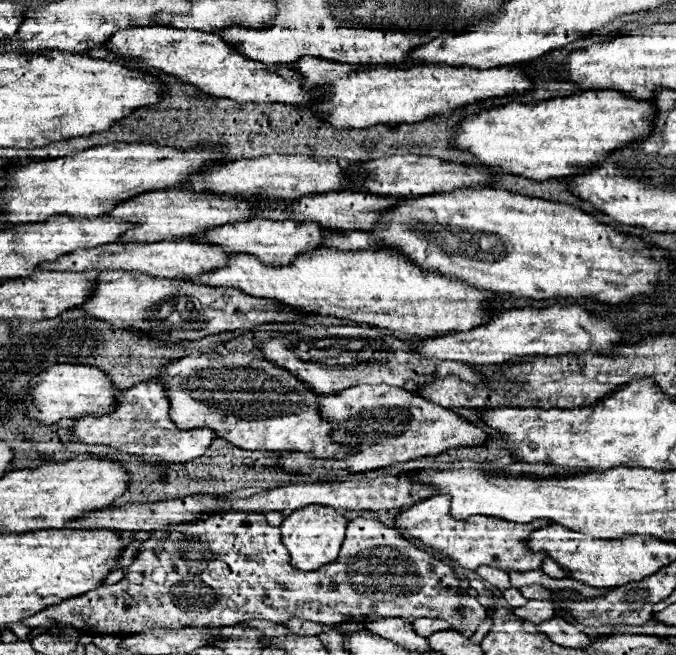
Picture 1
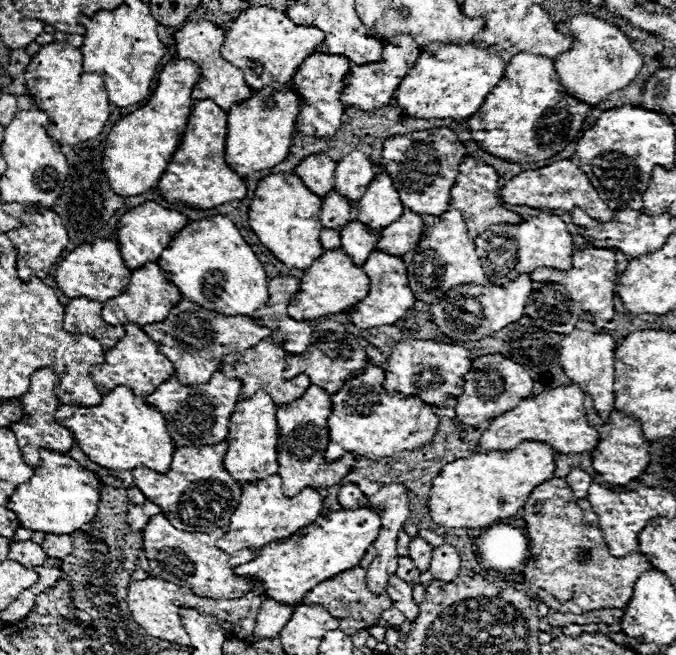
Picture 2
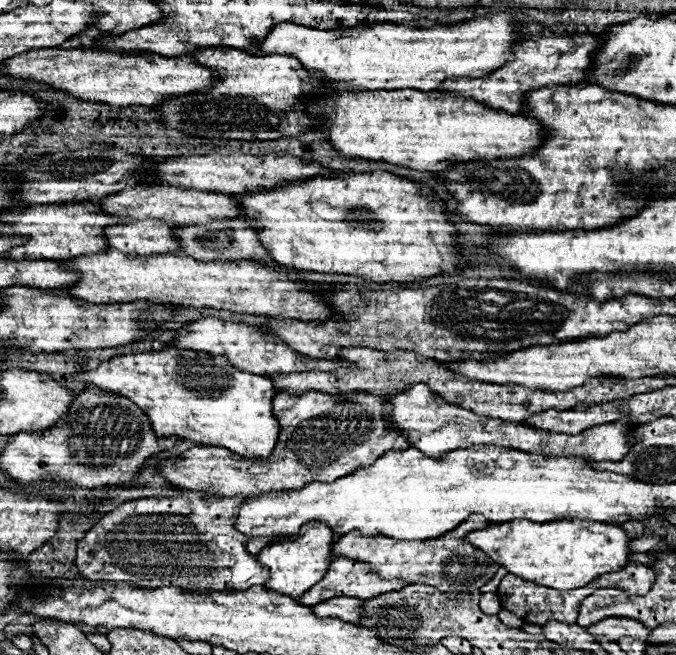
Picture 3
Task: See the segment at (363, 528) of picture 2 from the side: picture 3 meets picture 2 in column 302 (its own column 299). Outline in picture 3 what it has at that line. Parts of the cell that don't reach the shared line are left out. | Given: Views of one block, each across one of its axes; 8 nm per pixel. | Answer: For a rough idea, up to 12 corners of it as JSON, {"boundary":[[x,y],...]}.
{"boundary":[[304,524],[262,548],[268,590],[300,598],[332,560],[334,532]]}

